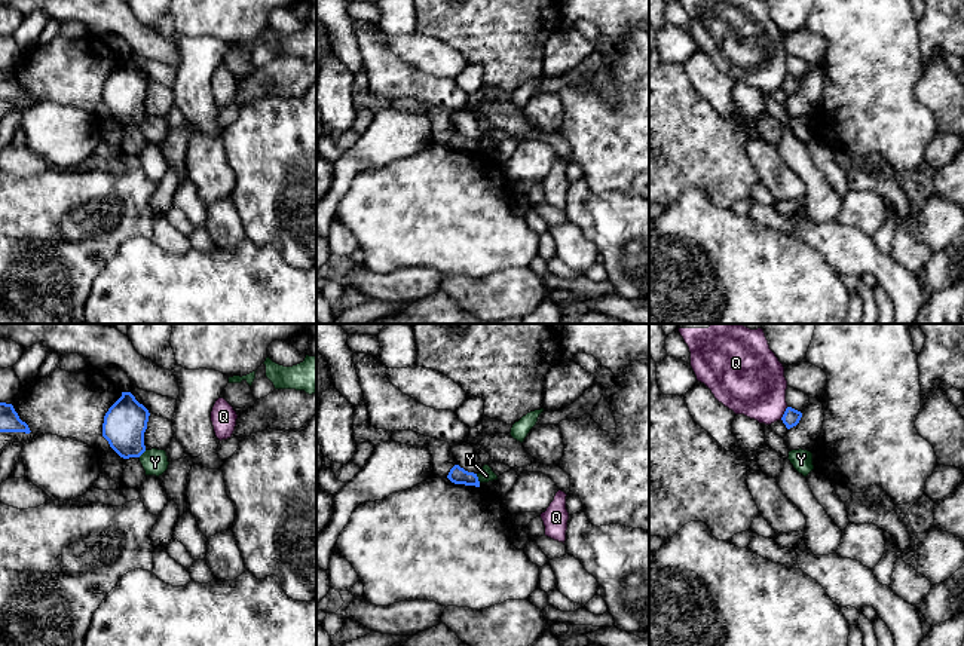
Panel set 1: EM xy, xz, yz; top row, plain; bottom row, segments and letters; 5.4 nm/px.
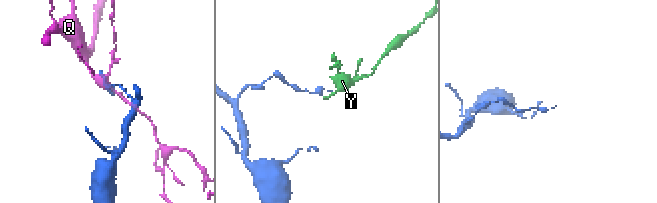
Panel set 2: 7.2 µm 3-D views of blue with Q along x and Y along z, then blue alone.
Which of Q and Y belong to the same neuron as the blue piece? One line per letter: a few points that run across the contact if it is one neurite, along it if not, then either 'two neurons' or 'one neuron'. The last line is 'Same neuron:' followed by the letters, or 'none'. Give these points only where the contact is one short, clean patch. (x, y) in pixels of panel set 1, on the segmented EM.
Q: line yz (787, 407), (780, 419); two neurons
Y: line xz (476, 474), (480, 481); two neurons
Same neuron: none

